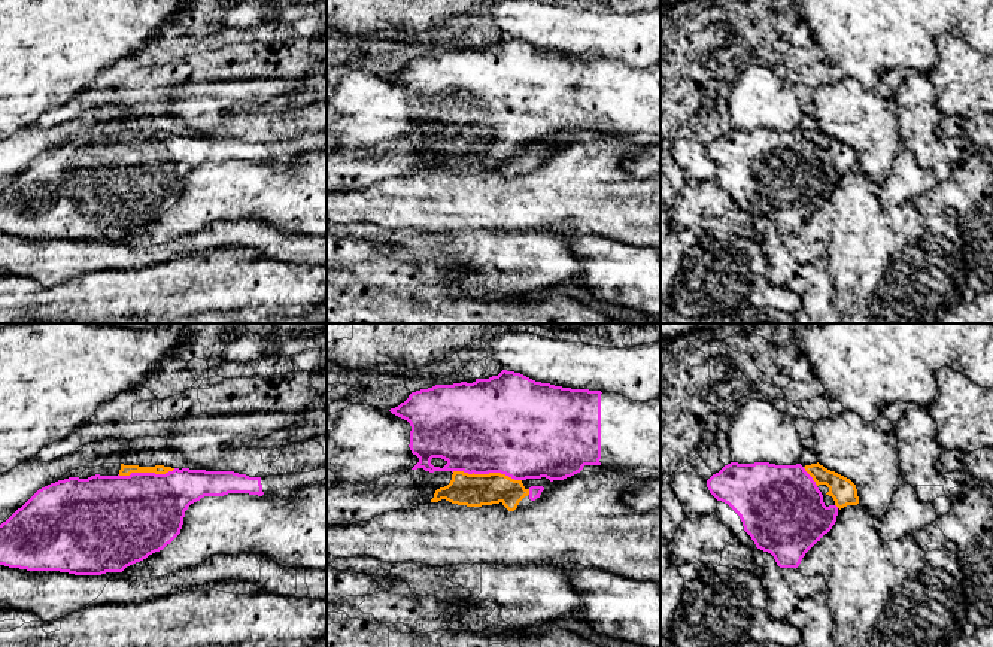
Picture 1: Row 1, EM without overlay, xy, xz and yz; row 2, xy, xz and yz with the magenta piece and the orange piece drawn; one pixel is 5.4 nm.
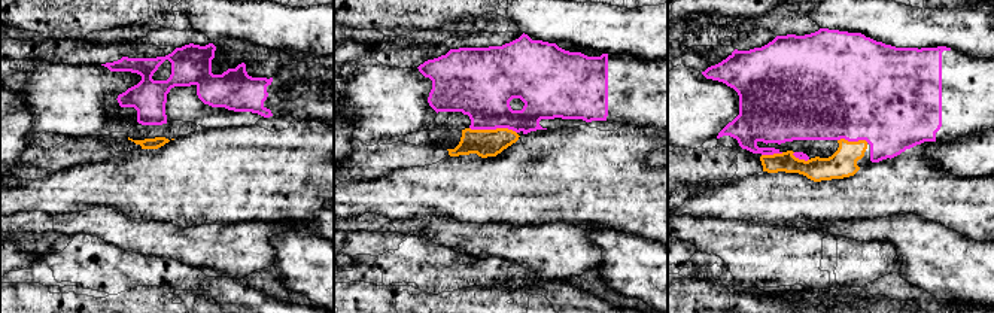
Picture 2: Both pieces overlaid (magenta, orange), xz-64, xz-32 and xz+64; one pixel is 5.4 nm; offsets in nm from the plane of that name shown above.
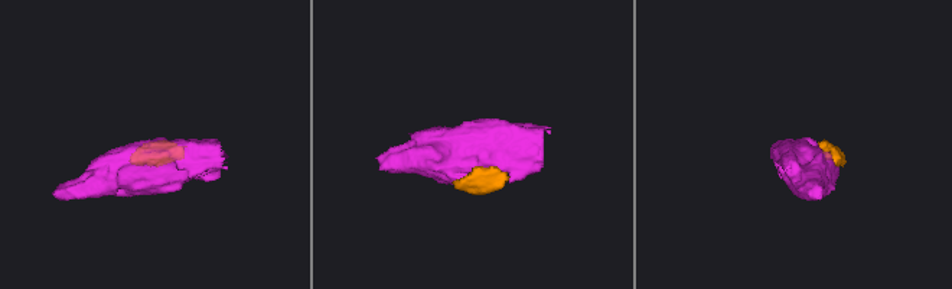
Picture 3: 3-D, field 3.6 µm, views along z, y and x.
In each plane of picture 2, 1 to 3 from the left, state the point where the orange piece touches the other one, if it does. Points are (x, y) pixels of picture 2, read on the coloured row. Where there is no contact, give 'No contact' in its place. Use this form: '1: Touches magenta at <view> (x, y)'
1: No contact
2: Touches magenta at xz-32 (494, 128)
3: Touches magenta at xz+64 (853, 140)

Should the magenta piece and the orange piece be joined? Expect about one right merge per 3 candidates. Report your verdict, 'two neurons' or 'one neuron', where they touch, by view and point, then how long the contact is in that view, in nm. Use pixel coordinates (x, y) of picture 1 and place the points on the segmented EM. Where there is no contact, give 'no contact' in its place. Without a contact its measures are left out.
one neuron; contact xz (486, 473); length 380 nm

